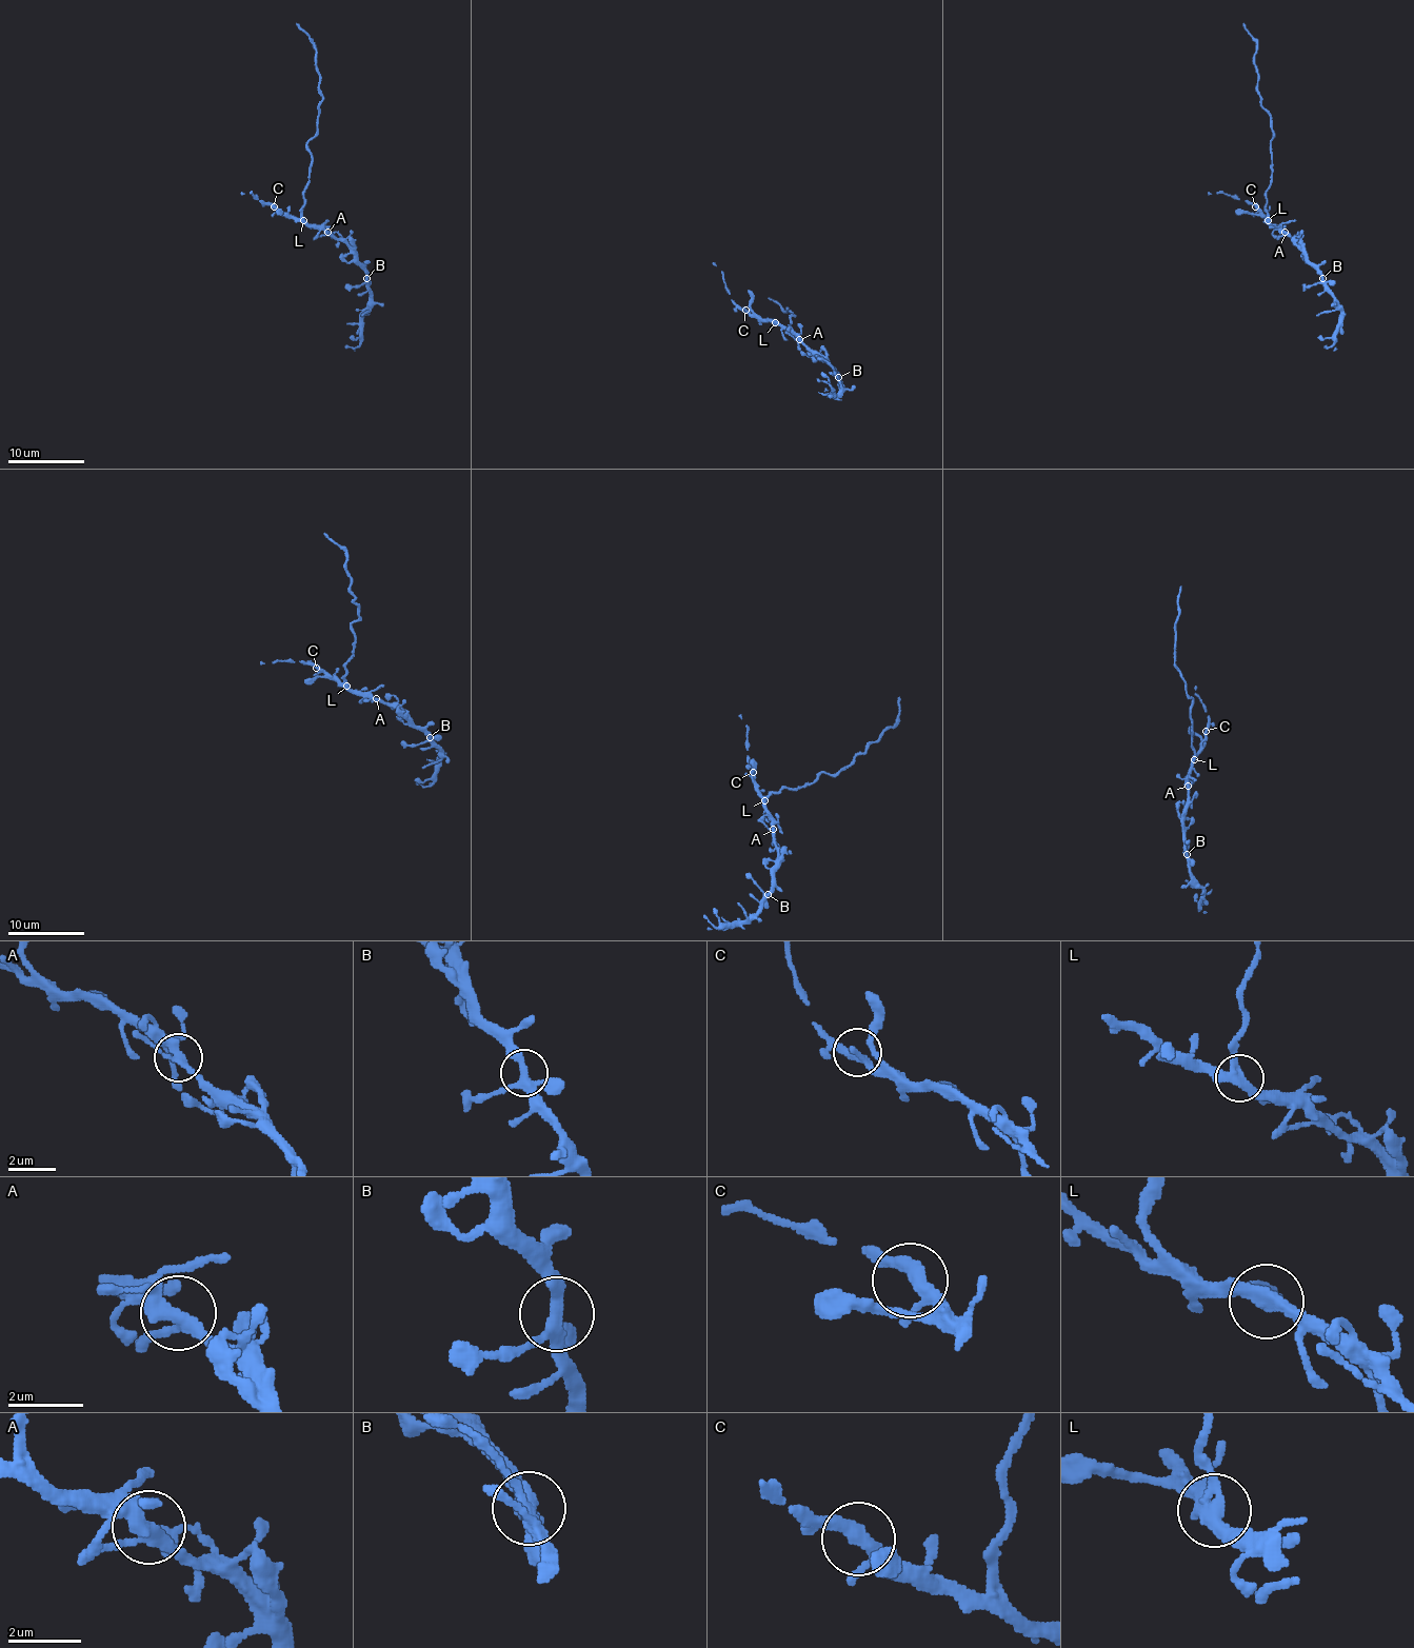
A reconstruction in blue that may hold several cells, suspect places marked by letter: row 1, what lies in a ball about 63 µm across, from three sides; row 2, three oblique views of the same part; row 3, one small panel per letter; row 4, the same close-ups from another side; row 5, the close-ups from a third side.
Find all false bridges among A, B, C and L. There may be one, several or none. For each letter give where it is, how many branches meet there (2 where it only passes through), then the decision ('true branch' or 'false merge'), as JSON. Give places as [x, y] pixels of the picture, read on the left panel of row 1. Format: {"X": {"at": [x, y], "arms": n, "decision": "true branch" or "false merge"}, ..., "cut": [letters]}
{"A": {"at": [327, 232], "arms": 4, "decision": "true branch"}, "B": {"at": [366, 278], "arms": 4, "decision": "true branch"}, "C": {"at": [274, 206], "arms": 3, "decision": "true branch"}, "L": {"at": [303, 220], "arms": 3, "decision": "false merge"}, "cut": ["L"]}

